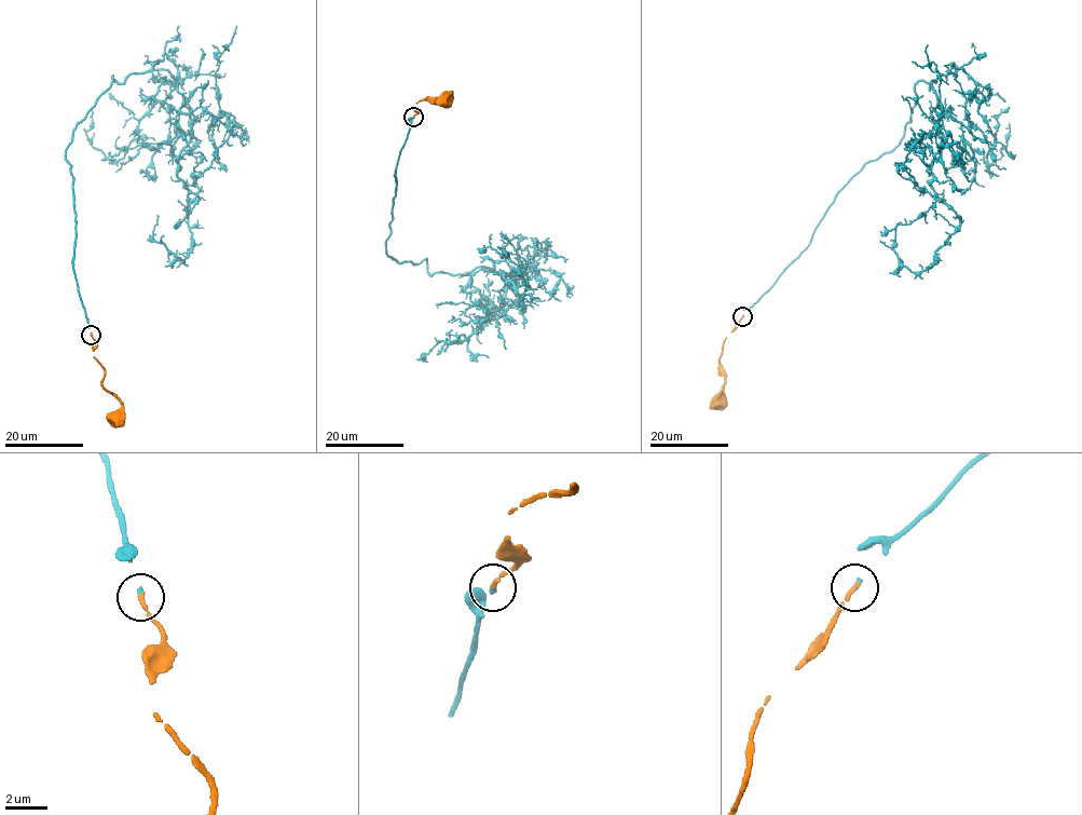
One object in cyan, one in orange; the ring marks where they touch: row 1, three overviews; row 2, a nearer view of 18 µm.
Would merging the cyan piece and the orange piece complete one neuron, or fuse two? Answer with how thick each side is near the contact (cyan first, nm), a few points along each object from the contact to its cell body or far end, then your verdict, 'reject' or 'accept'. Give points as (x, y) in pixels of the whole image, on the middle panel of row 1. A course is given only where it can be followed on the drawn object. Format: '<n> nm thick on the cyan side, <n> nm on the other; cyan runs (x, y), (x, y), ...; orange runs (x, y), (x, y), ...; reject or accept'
150 nm thick on the cyan side, 200 nm on the other; cyan runs (413, 117), (385, 252), (425, 259), (430, 273), (512, 275), (523, 308), (519, 267), (484, 253); orange runs (413, 117), (419, 100), (427, 97), (432, 102), (449, 102), (443, 97); accept

